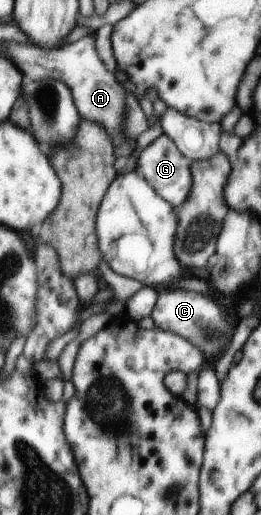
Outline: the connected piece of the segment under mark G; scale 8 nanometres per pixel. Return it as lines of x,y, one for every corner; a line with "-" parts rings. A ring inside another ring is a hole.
161,133
138,153
133,171
141,174
141,177
144,177
145,181
157,193
161,193
161,197
165,197
165,201
169,201
169,205
173,205
177,209
177,207
183,205
183,201
187,199
189,189
191,189
189,165
191,165
191,160
181,155
173,141
167,135

